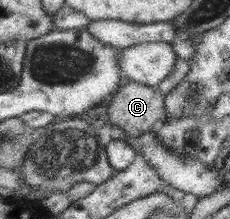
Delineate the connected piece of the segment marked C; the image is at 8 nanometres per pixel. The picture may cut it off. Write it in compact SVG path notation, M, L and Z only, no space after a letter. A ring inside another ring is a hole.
M130 80L112 95L106 115L127 136L143 137L157 120L167 118L166 96L157 87Z

